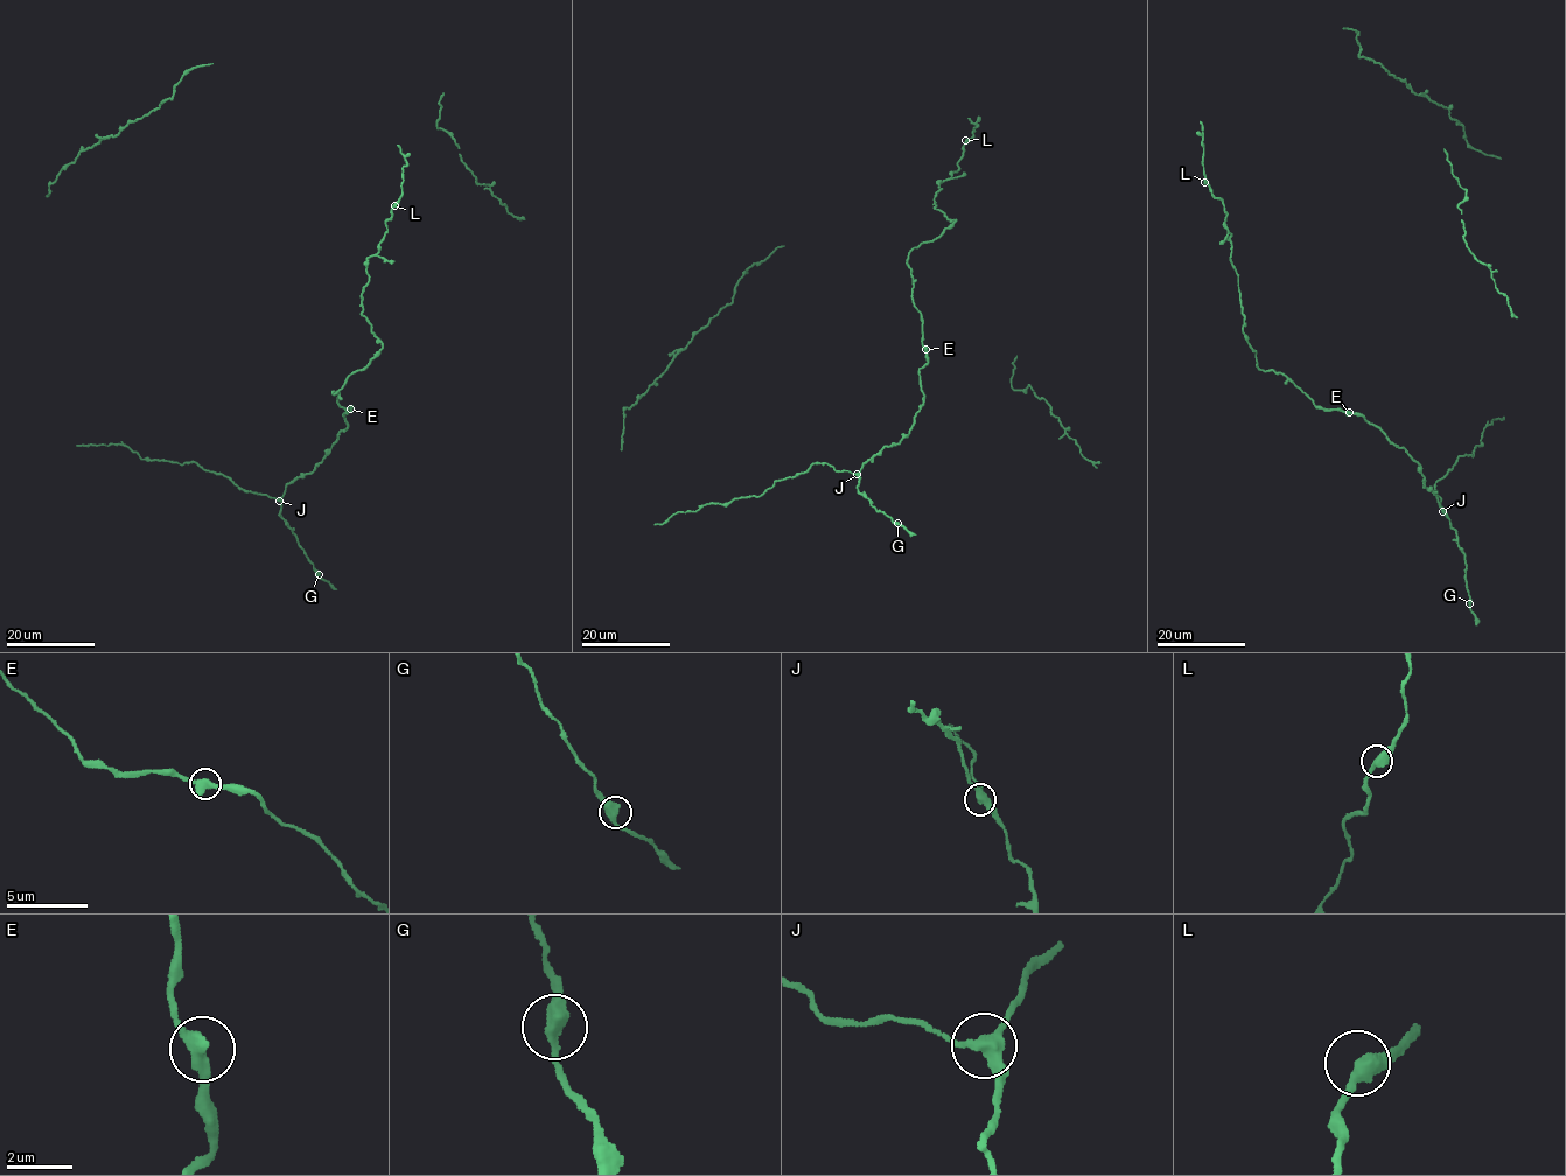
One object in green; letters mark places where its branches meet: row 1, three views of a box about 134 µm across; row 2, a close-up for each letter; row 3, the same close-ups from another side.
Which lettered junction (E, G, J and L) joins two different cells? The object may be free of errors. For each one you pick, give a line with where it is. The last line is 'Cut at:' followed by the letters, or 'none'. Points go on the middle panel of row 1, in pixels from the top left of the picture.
J: place (857, 474)
Cut at: J

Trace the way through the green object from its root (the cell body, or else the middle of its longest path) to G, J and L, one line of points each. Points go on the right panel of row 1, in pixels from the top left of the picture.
G: (1232, 249), (1243, 333), (1256, 365), (1285, 373), (1316, 406), (1360, 413), (1406, 449), (1456, 532), (1469, 603)
J: (1232, 249), (1256, 365), (1285, 373), (1316, 406), (1375, 425), (1420, 466), (1424, 487), (1442, 511)
L: (1232, 249), (1222, 201), (1213, 195), (1204, 182)

